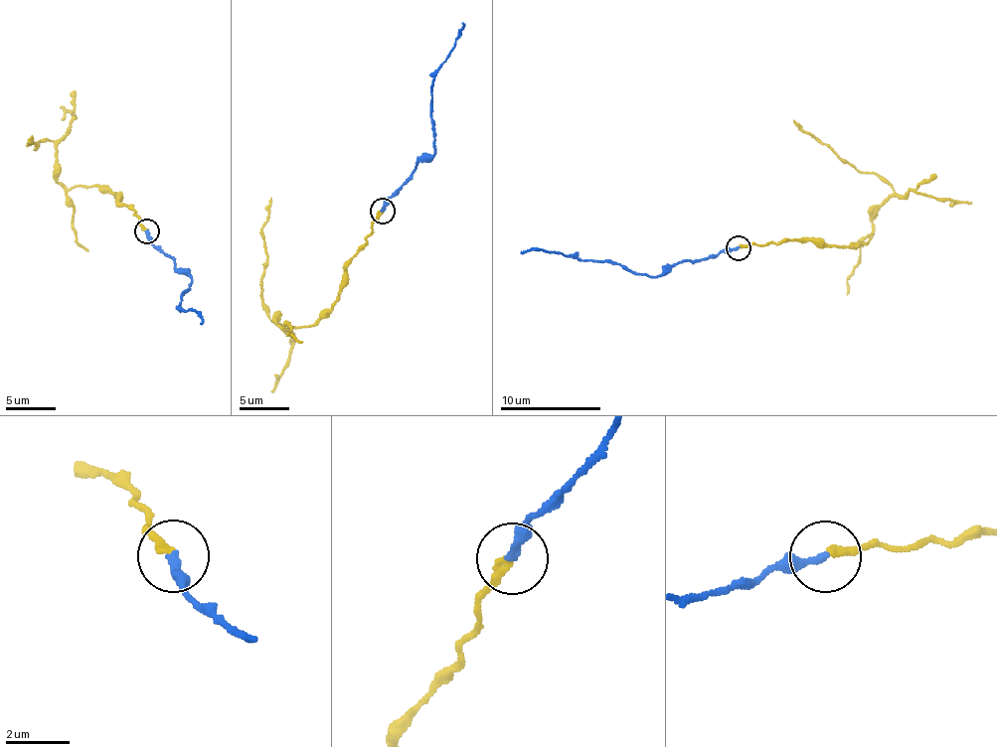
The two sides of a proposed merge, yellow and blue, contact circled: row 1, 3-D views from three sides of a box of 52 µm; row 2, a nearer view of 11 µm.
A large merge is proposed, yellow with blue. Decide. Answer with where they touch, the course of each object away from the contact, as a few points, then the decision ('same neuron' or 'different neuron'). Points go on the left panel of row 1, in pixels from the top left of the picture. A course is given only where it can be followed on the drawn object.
place (147, 230); course yellow (146, 230), (136, 210), (118, 203), (117, 192), (65, 188), (52, 142), (44, 140), (36, 150), (31, 134); course blue (146, 230), (154, 247), (191, 280), (180, 311), (196, 311), (201, 325); same neuron

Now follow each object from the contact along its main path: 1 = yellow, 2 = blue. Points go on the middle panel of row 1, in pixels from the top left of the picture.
1: (382, 211), (367, 245), (346, 267), (340, 298), (313, 325), (283, 328), (265, 311), (261, 285), (270, 198)
2: (382, 211), (415, 166), (433, 154), (432, 82), (454, 44), (462, 23)

